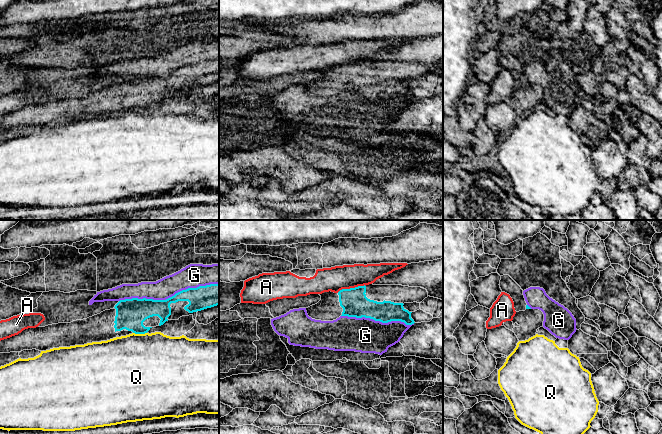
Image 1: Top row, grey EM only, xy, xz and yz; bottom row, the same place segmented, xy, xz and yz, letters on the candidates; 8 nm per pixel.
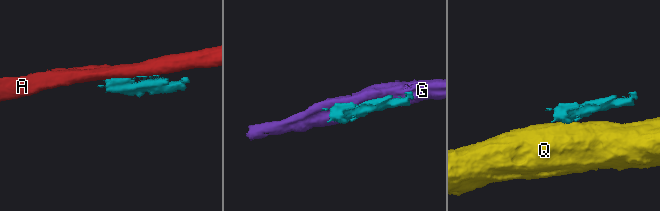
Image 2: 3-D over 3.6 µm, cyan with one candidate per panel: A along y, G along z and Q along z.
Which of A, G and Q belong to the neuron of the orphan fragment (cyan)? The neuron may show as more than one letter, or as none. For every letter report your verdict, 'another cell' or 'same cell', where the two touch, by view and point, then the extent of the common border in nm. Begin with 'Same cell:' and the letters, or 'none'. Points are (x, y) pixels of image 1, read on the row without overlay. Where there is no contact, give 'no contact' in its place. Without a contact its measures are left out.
Same cell: none
A: another cell; contact xz (351, 64); length 240 nm
G: another cell; contact xy (168, 74); length 800 nm
Q: another cell; contact xy (140, 109); length 110 nm

